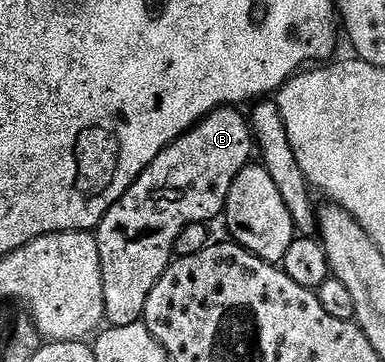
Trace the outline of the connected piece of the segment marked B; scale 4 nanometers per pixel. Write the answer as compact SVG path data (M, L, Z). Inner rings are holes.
M237 108L218 109L203 117L166 148L150 166L128 187L128 191L102 217L96 236L100 247L100 267L104 283L104 318L107 326L128 327L142 321L148 295L164 275L175 256L174 244L189 225L197 221L221 218L226 212L228 191L238 172L252 161L252 130L250 122Z

